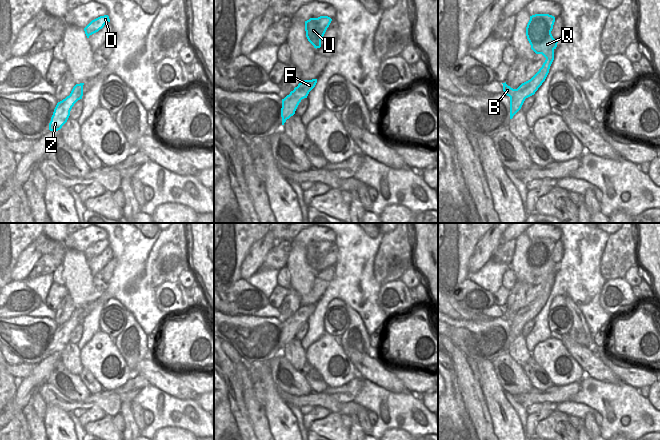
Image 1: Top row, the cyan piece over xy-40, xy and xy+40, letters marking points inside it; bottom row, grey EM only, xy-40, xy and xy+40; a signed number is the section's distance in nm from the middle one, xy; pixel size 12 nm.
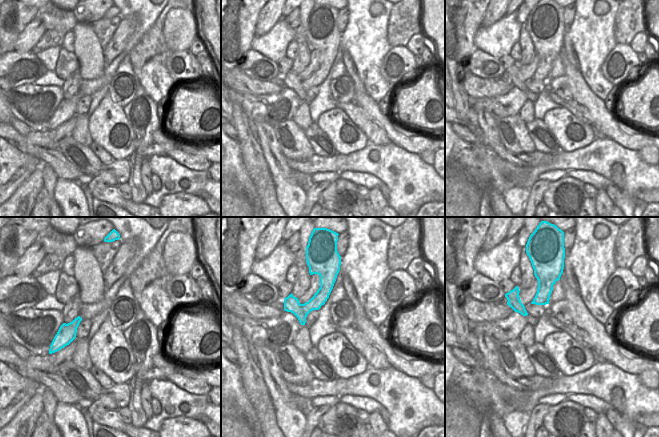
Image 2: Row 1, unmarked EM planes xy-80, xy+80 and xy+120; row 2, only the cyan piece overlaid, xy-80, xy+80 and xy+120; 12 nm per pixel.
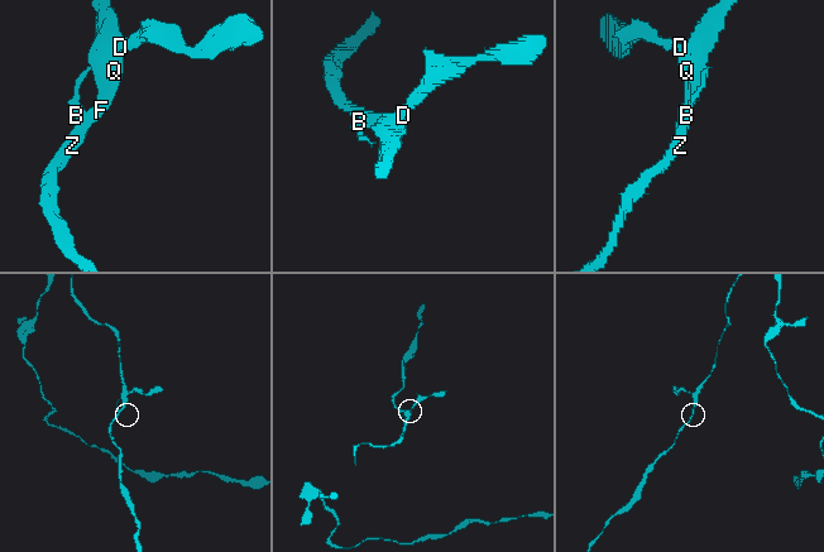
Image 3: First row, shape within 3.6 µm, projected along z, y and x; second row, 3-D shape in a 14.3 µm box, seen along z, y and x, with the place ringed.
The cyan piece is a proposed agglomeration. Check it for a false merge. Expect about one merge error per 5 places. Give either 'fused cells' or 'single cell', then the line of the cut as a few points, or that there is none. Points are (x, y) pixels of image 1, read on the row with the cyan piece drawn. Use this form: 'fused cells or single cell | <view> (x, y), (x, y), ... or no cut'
single cell | no cut

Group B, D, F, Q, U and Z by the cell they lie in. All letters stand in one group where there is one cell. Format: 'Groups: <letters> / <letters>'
Groups: B D F Q U Z

